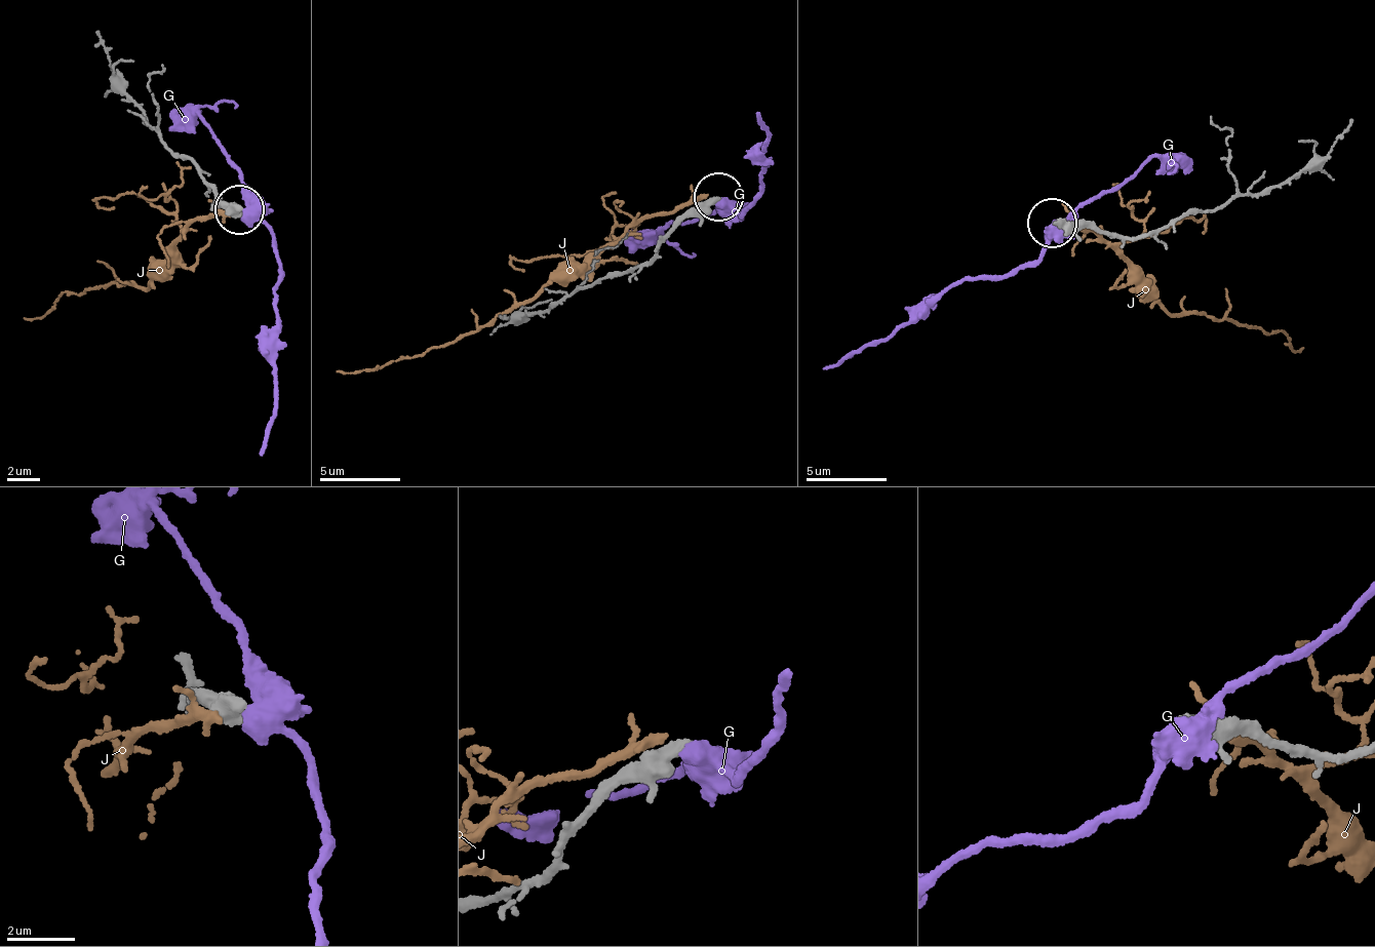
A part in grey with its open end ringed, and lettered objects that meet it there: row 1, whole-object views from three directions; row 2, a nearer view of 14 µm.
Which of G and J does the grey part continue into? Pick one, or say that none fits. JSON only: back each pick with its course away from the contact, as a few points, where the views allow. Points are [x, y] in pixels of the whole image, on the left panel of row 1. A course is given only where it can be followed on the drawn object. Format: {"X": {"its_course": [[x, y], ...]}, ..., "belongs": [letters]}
{"belongs": []}

